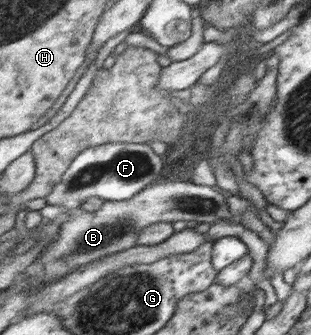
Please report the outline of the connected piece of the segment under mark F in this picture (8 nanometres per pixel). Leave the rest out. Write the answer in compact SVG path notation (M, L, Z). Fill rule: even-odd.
M147 143L104 144L88 148L72 162L53 192L46 196L47 204L63 208L79 208L87 198L97 196L103 201L128 201L151 183L161 180L166 158L153 152Z

